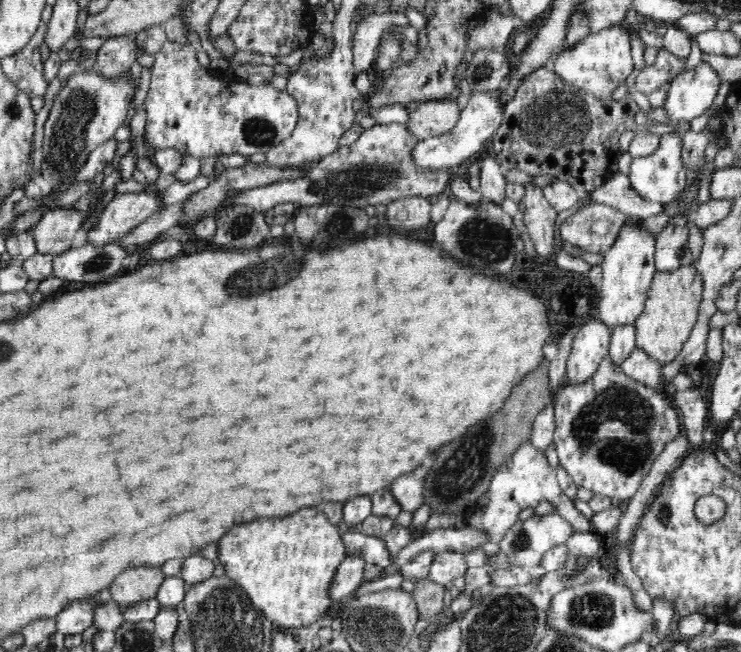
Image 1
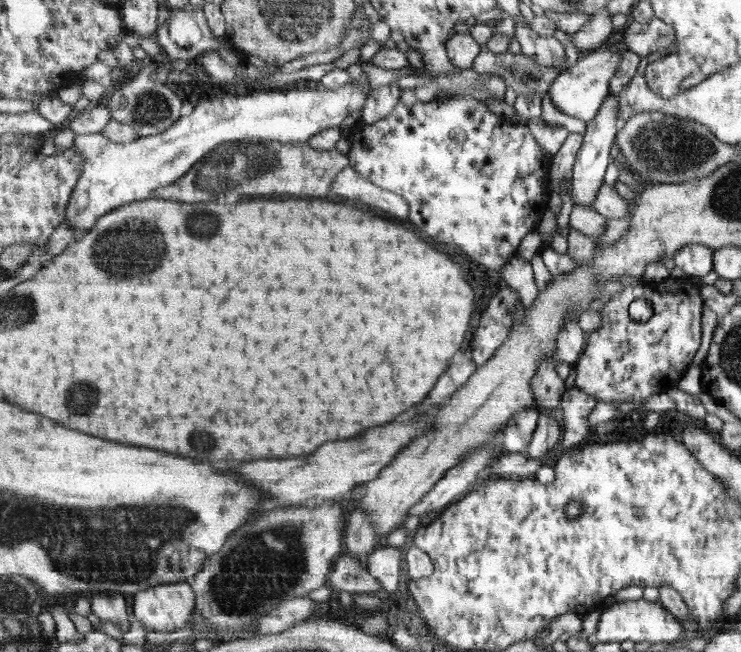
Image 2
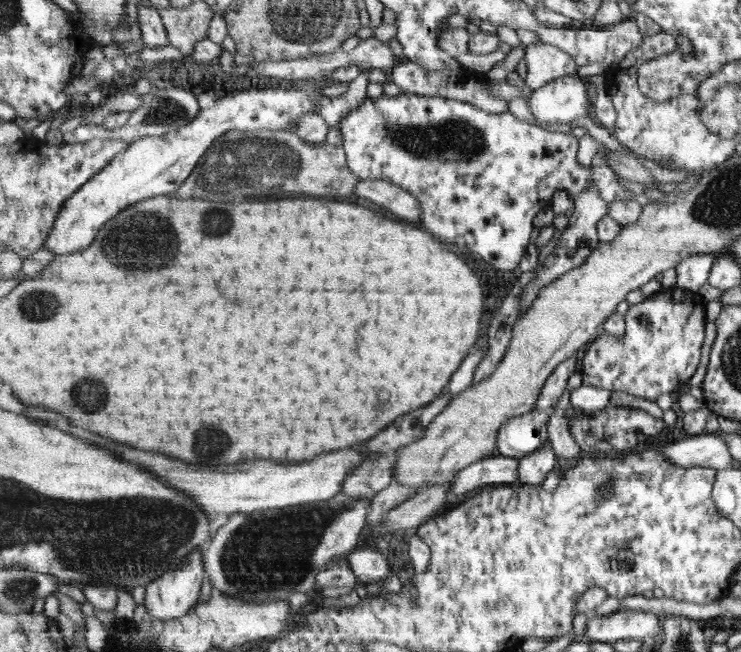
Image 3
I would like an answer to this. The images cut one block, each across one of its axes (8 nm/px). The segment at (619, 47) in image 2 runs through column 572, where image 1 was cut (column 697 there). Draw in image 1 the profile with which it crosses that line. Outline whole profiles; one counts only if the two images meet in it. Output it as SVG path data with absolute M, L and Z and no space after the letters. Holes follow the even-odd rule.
M701 62L698 67L688 70L679 76L676 76L668 86L668 94L664 100L664 114L671 120L672 124L680 123L687 125L693 118L702 115L710 106L720 87L718 75L712 71L712 68L705 62Z

